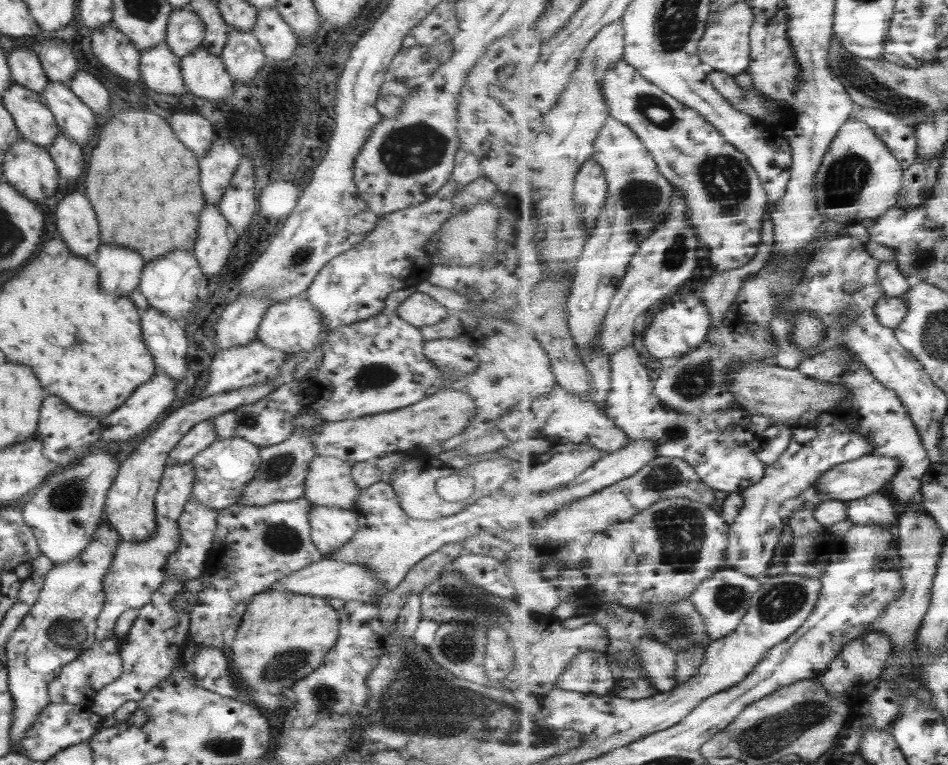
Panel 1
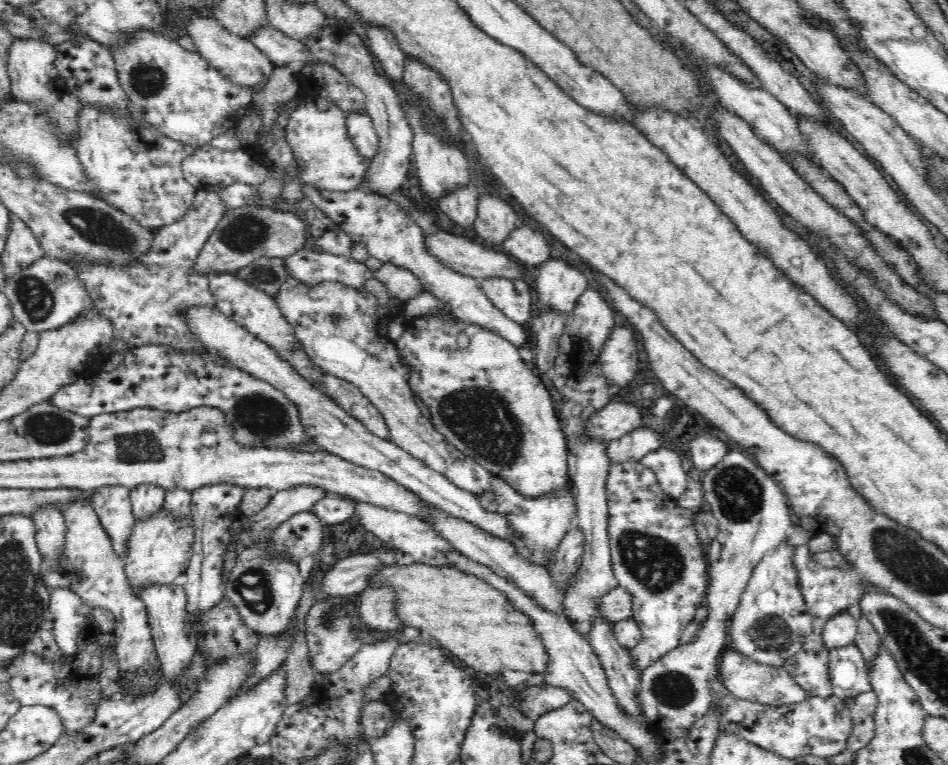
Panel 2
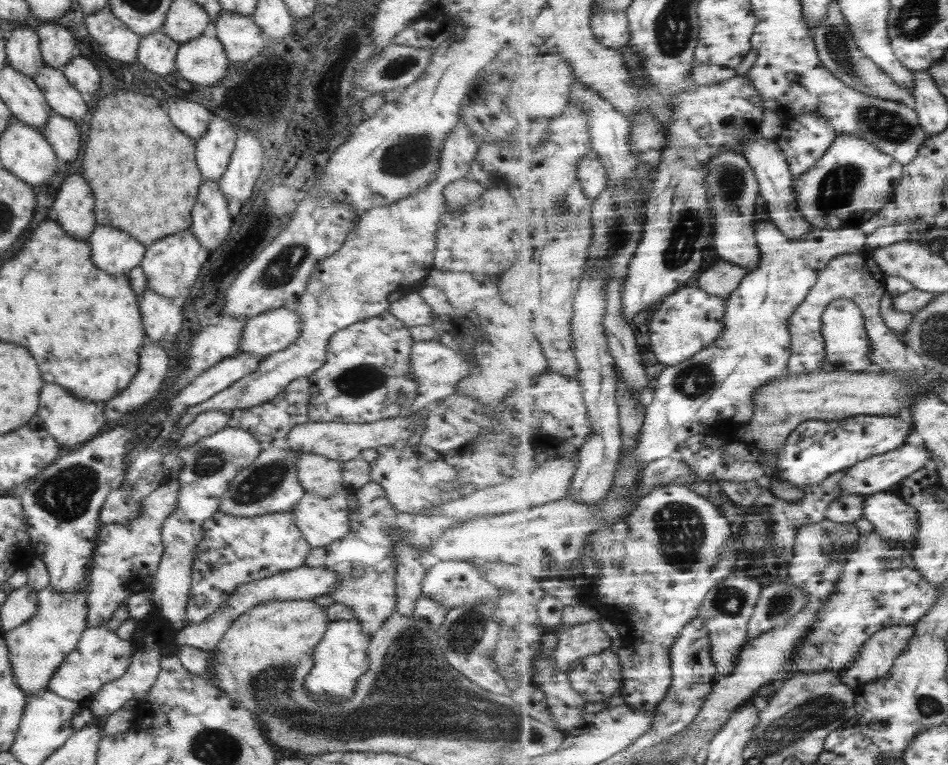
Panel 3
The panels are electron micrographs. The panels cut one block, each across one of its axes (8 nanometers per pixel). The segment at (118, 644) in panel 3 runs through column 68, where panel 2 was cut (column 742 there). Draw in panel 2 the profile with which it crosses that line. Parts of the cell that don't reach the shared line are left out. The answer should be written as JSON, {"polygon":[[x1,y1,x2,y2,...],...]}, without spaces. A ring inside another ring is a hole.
{"polygon":[[729,643,720,652,718,680,734,697,749,700,751,703,768,704,771,707,791,705,806,700,807,692,790,676,782,666,776,667,768,664,754,662,743,652,734,650]]}

